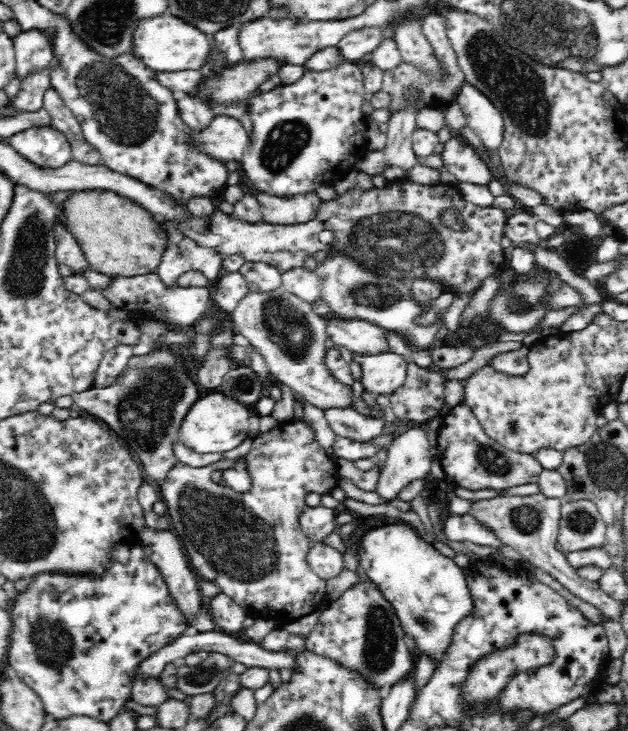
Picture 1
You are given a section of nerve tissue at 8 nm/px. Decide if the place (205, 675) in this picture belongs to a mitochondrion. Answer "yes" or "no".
yes

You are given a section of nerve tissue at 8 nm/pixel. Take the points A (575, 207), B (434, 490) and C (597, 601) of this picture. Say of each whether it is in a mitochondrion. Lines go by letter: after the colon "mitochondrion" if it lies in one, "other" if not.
A: other
B: other
C: other

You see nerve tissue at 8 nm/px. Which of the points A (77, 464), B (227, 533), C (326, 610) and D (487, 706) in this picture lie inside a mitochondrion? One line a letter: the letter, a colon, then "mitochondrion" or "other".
A: other
B: mitochondrion
C: other
D: other

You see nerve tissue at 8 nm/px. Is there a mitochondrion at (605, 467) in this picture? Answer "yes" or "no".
yes

